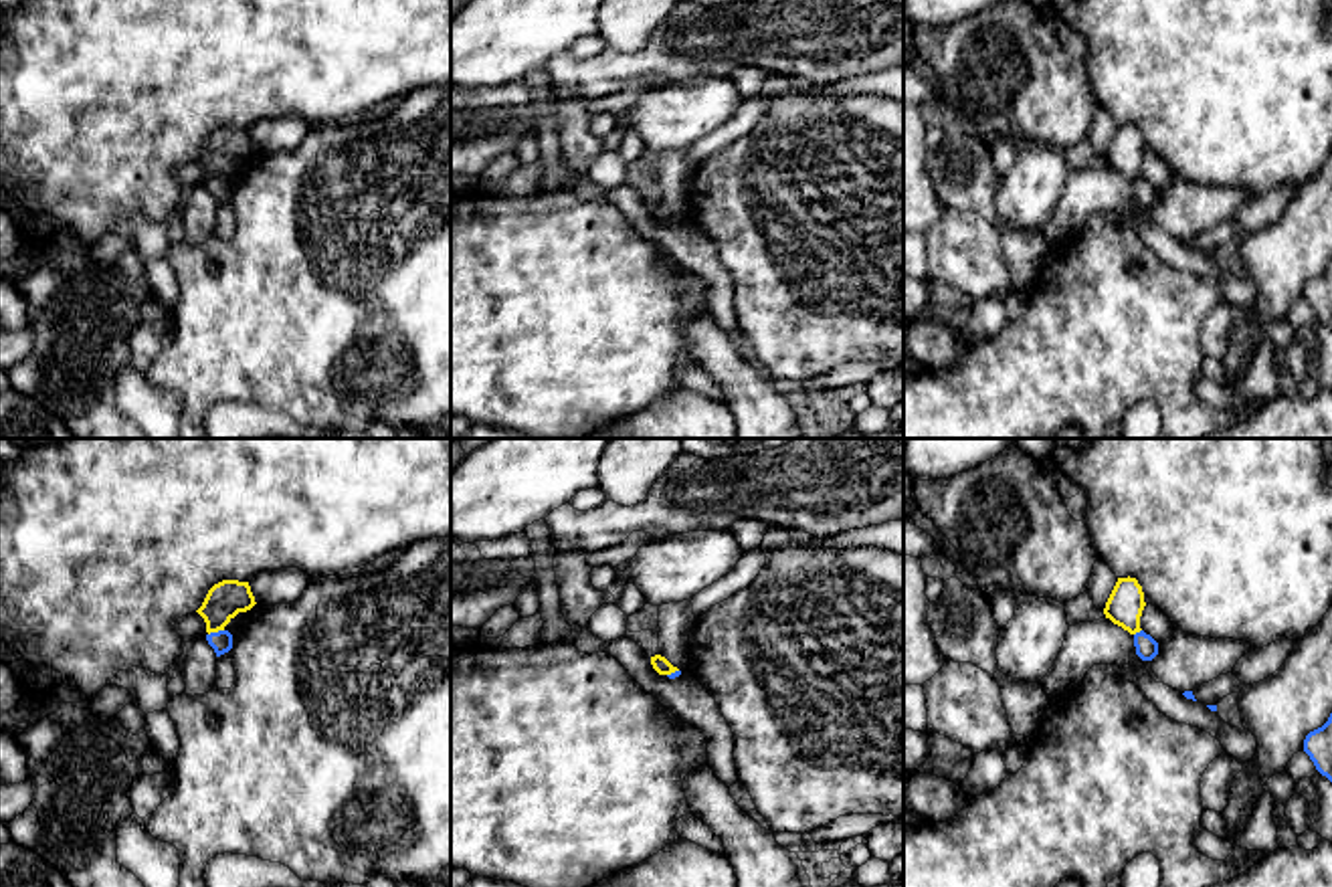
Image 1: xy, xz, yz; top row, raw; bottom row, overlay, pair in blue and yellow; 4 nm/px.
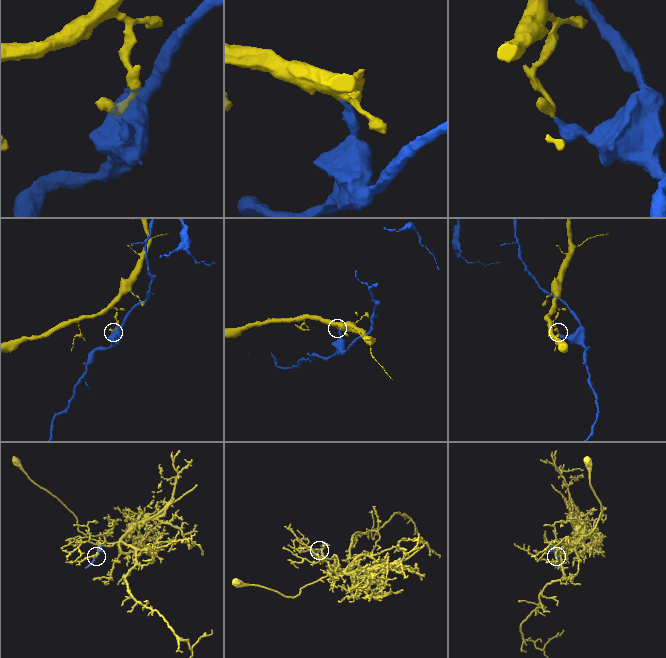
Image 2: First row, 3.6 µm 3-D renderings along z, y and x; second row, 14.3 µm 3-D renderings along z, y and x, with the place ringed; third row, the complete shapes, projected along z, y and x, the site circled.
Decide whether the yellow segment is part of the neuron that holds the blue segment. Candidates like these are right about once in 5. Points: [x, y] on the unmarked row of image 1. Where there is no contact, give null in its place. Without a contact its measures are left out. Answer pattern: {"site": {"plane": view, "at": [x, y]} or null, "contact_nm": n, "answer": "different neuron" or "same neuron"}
{"site": {"plane": "xy", "at": [215, 180]}, "contact_nm": 70, "answer": "different neuron"}

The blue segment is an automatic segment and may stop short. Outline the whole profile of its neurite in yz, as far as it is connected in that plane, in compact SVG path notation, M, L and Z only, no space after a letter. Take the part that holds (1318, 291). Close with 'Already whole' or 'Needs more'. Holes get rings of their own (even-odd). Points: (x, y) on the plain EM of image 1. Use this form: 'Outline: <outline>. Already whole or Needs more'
Outline: M1332 261L1322 275L1306 283L1304 299L1310 303L1316 317L1332 329Z. Already whole

